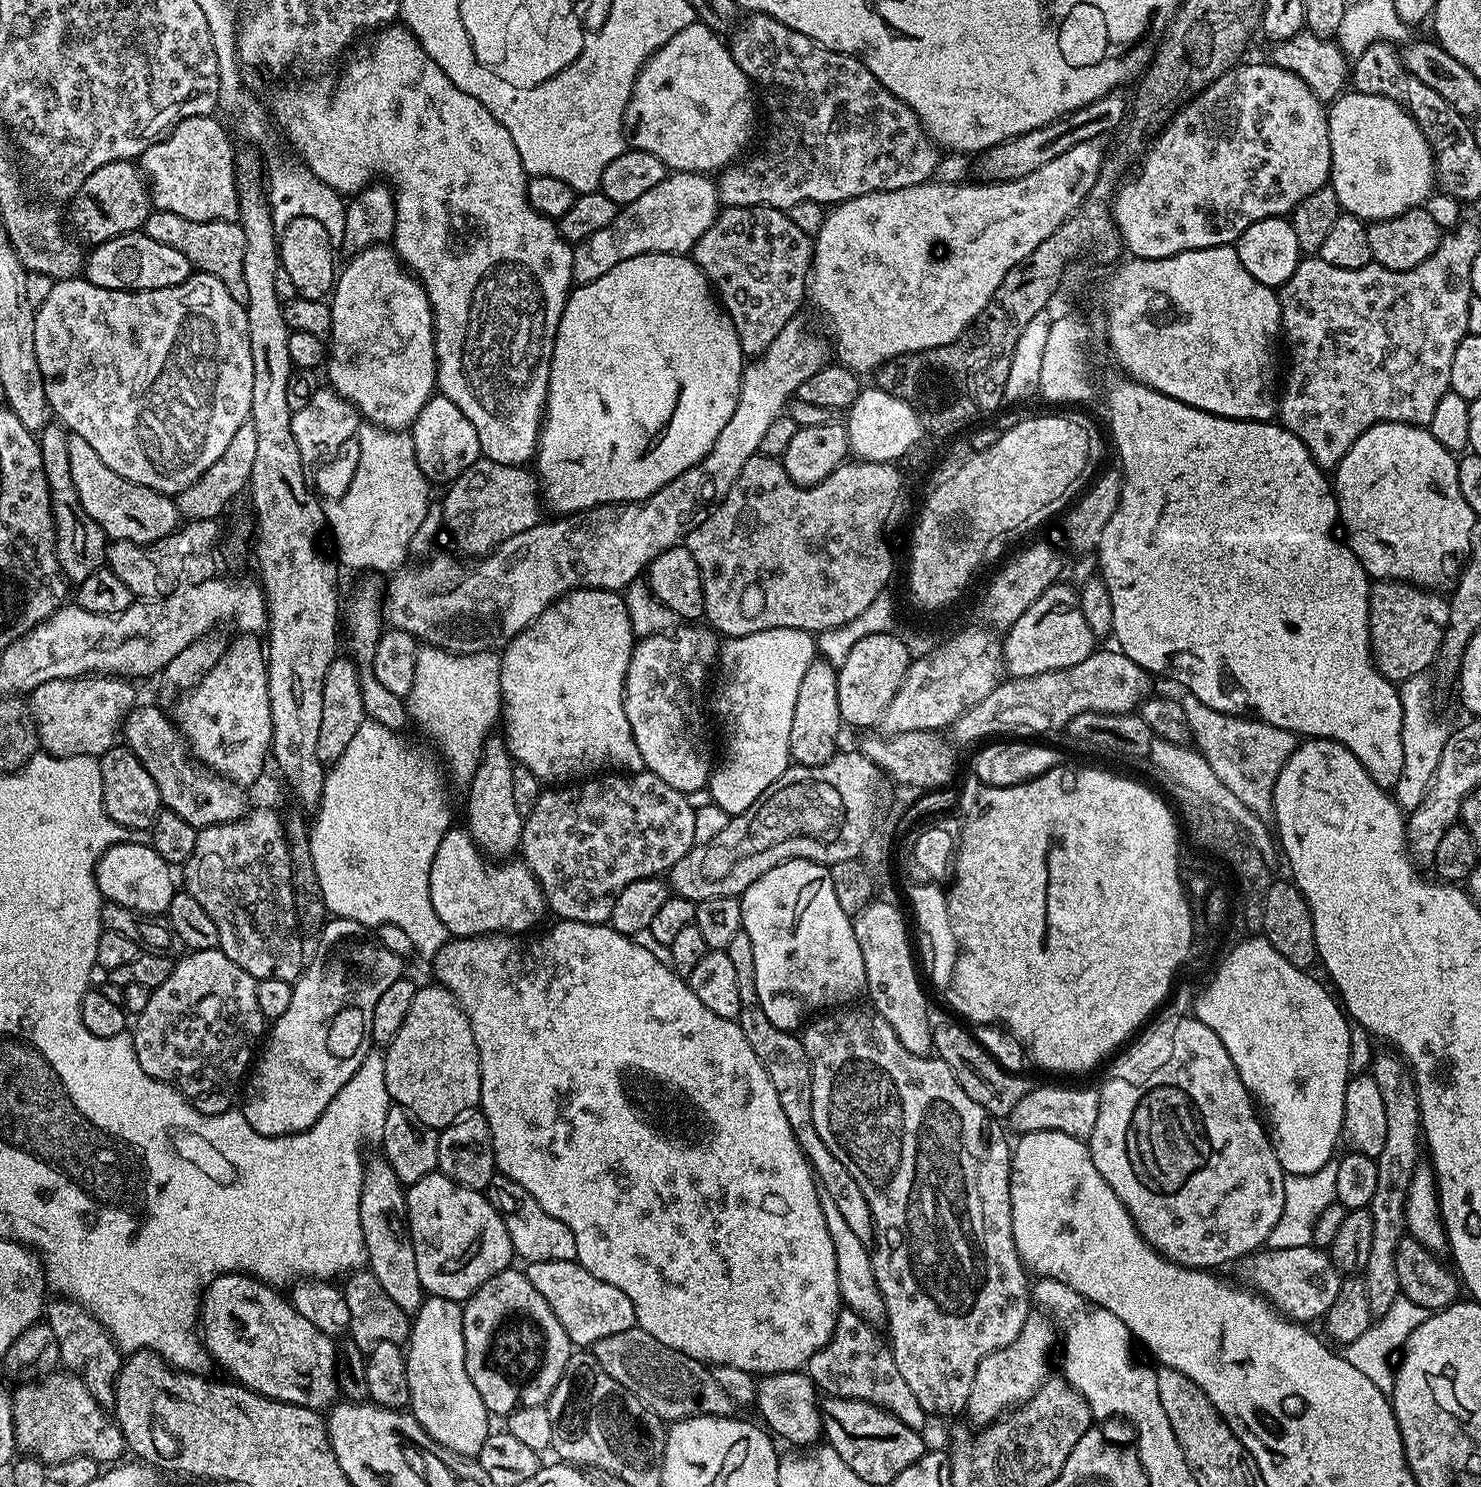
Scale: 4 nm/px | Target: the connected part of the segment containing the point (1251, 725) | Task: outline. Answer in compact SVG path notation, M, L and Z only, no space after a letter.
M1185 695L1180 700L1186 714L1188 728L1192 732L1195 747L1204 755L1214 774L1239 800L1263 818L1272 816L1272 791L1282 766L1294 754L1298 743L1295 732L1270 726L1266 722L1248 716L1231 716L1218 710L1210 710L1206 702Z

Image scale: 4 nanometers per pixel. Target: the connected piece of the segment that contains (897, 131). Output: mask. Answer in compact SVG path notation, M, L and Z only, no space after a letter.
M758 12L747 18L749 20L741 19L735 25L730 36L730 47L734 62L738 62L738 66L746 73L749 81L753 85L759 86L761 84L764 87L764 104L768 107L768 137L764 140L764 152L754 153L749 160L737 159L715 177L716 191L720 193L721 205L729 208L753 208L759 204L765 204L767 208L787 210L798 206L798 202L813 200L825 206L835 206L871 192L902 190L910 186L926 184L932 180L935 167L938 166L942 157L941 149L937 147L925 130L915 110L906 106L906 102L902 102L894 94L890 94L890 90L886 90L886 86L882 86L882 82L878 82L878 78L874 78L874 74L870 74L870 70L862 61L857 60L855 56L847 56L845 52L830 50L826 46L814 42L814 38L806 38L806 34L770 18L766 12Z

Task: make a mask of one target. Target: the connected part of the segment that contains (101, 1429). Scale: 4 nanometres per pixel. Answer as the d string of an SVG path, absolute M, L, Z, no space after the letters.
M53 1370L29 1383L17 1383L11 1389L14 1410L14 1434L16 1446L21 1453L42 1460L46 1464L57 1464L75 1456L89 1456L91 1460L116 1462L125 1455L126 1445L119 1424L110 1415L109 1409L102 1407L90 1394L90 1390L73 1372Z

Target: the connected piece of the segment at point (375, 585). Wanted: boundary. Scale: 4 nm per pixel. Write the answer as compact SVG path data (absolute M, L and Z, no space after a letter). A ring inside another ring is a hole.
M364 578L356 588L356 593L352 596L352 601L347 601L346 615L342 620L342 632L348 635L348 648L351 659L359 665L360 689L362 690L362 702L364 703L364 715L367 719L372 720L375 724L386 726L392 732L403 733L404 727L410 724L410 717L405 701L399 696L390 694L378 678L374 678L371 666L374 662L374 646L378 642L380 633L385 631L386 621L384 618L384 598L382 584L379 579ZM348 616L348 617L347 617ZM364 667L364 668L363 668Z

